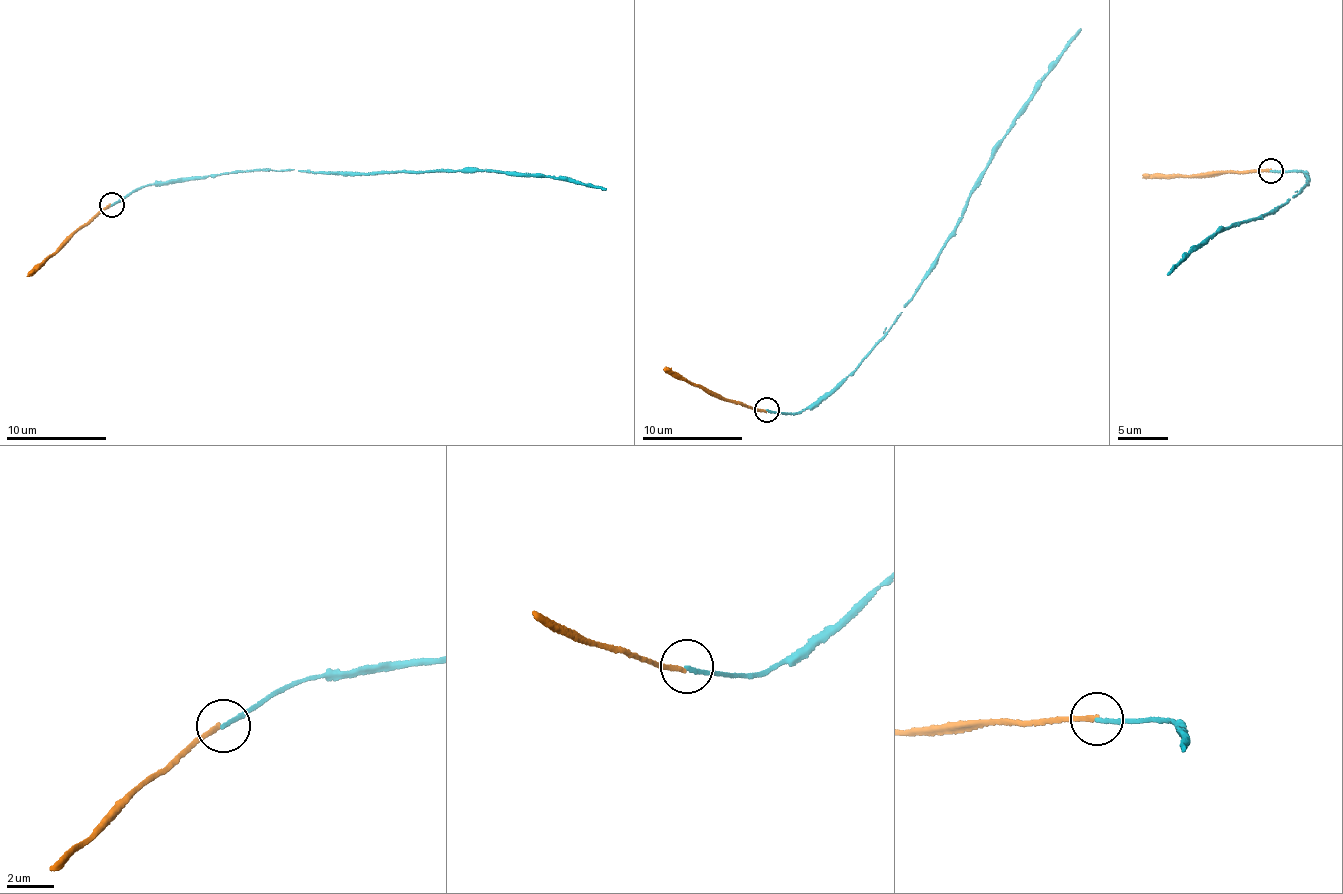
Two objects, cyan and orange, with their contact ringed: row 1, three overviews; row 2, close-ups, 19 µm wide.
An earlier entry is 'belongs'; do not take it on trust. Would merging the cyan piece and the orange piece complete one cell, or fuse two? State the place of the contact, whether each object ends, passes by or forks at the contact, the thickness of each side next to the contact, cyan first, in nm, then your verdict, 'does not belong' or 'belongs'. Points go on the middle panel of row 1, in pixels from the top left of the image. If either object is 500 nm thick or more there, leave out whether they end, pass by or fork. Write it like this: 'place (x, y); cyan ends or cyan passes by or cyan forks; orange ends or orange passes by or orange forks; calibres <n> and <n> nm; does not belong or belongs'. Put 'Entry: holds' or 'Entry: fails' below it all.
place (767, 409); cyan ends; orange ends; calibres 160 and 190 nm; does not belong
Entry: fails

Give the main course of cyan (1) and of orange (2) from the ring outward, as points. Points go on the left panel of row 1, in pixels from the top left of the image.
1: (112, 205), (135, 188), (260, 169), (357, 175), (493, 171), (577, 181), (605, 189)
2: (110, 206), (70, 232), (28, 276)

